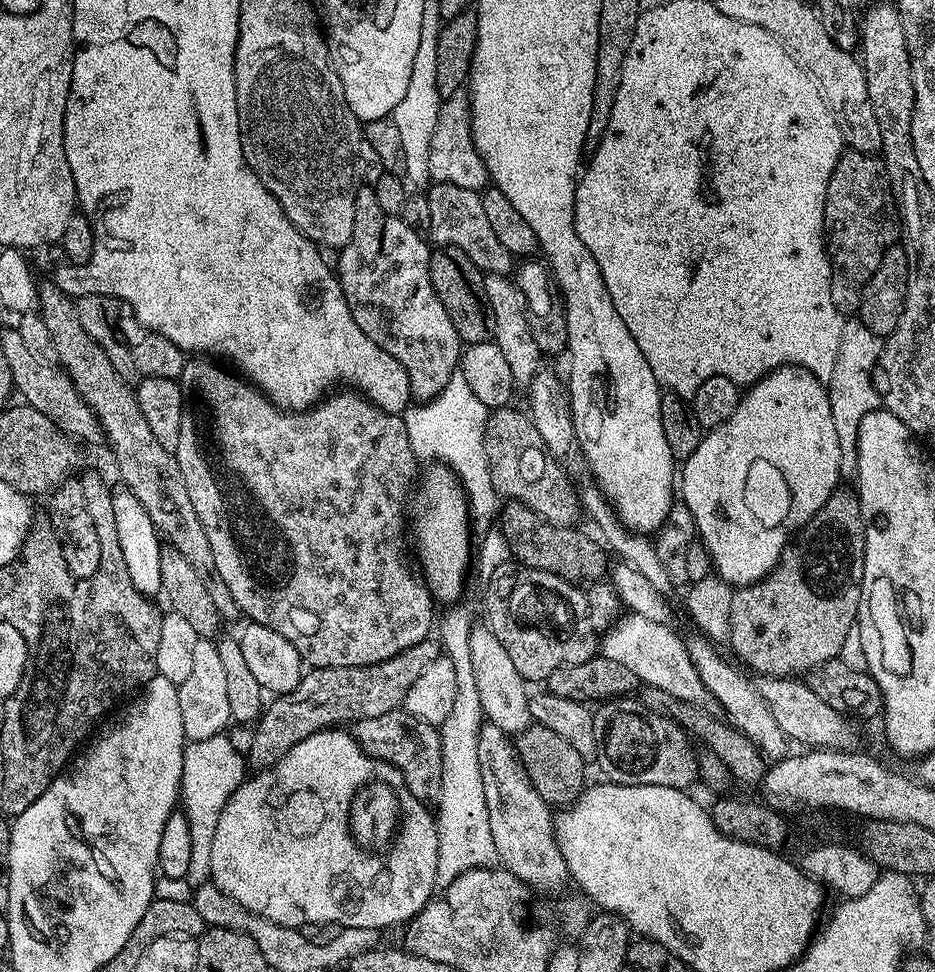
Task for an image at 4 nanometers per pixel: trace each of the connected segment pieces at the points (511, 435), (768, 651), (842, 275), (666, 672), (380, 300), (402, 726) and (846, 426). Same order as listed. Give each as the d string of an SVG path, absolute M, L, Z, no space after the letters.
M507 406L497 408L489 415L484 431L486 458L490 468L490 482L494 482L496 495L508 502L525 504L534 514L549 520L554 526L571 528L582 520L582 507L574 498L574 488L568 485L559 463L550 462L548 451L544 448L542 434L534 426L527 411Z
M844 486L837 487L832 496L822 506L822 510L818 510L818 514L814 514L814 518L810 518L805 522L804 527L796 533L795 537L788 541L784 552L780 555L780 561L773 568L769 576L765 576L763 580L757 584L746 584L737 587L732 594L730 602L730 614L728 615L728 639L727 647L732 647L732 652L737 656L735 659L741 665L745 664L748 668L753 668L760 678L800 678L809 672L814 666L818 666L827 660L837 659L844 651L844 643L846 642L846 634L850 634L850 630L856 627L856 615L860 609L860 599L862 598L862 566L864 565L864 519L862 518L862 510L860 509L860 497L855 491L847 492Z
M851 150L841 152L834 166L834 174L830 174L826 190L824 230L828 261L832 267L830 298L834 298L834 306L840 313L855 313L860 306L862 290L866 282L870 282L870 274L878 270L878 262L882 262L884 251L893 247L898 240L898 200L894 195L893 184L888 181L888 171L884 168L883 159L879 155Z
M621 615L602 637L602 654L610 662L626 666L626 670L639 678L641 685L666 690L666 694L674 694L674 698L687 704L704 706L709 703L708 691L704 689L702 678L698 678L698 670L694 670L694 662L690 662L684 640L668 624L654 622L654 618Z
M361 186L356 191L354 230L343 248L339 249L334 271L340 278L342 294L350 306L350 314L354 314L354 322L358 322L362 334L366 334L370 342L382 346L386 354L394 354L394 358L402 362L406 378L410 378L412 400L416 402L432 400L446 390L446 382L457 375L462 353L458 330L454 330L454 322L450 322L446 306L438 302L438 294L434 294L434 286L430 282L432 254L429 241L421 233L410 230L399 216L386 214L386 210L378 206L375 187Z
M397 710L378 717L359 720L351 725L350 731L366 754L400 771L414 798L427 805L439 801L442 786L442 742L437 725L427 724L425 720L414 714Z
M858 318L844 320L842 342L838 342L838 358L834 362L834 374L826 381L830 398L830 414L834 418L834 430L838 430L838 450L842 450L841 473L852 478L856 474L856 447L858 426L866 414L881 407L880 395L872 384L872 371L880 361L881 337L876 336Z

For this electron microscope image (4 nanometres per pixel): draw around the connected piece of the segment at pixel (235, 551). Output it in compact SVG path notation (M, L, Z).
M192 358L189 359L183 368L183 374L180 375L178 381L182 390L183 406L182 406L182 423L181 433L178 436L178 446L174 453L176 461L179 464L179 470L186 481L186 490L189 491L190 502L193 503L194 512L198 515L198 520L202 523L202 528L209 539L210 550L213 551L215 570L226 588L230 590L234 600L238 602L241 613L251 622L262 626L270 626L270 630L278 630L278 634L282 634L282 638L286 638L291 642L300 655L305 665L312 668L349 668L350 666L374 666L378 662L386 662L390 658L394 658L402 650L410 650L410 646L414 646L418 642L429 639L431 630L434 628L434 620L432 624L432 604L434 605L434 597L432 591L425 584L423 575L419 571L412 572L412 568L408 565L408 560L404 557L404 528L406 532L406 520L404 524L404 507L409 507L410 501L414 496L414 485L418 480L418 472L416 476L416 467L418 461L414 454L413 448L410 446L409 435L406 434L406 426L401 415L393 412L386 412L379 408L376 404L366 396L361 396L354 390L340 390L344 392L334 392L326 396L320 401L315 408L302 412L286 412L276 405L272 404L268 397L258 391L255 385L251 385L243 377L232 373L229 369L222 369L219 363L208 358Z

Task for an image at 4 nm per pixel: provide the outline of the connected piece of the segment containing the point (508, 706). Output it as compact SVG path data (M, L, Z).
M487 626L473 627L470 634L471 661L474 662L475 681L478 682L479 702L487 723L497 724L503 732L519 734L533 724L530 714L529 685L518 674L510 654L506 654L506 646L498 642L498 638Z

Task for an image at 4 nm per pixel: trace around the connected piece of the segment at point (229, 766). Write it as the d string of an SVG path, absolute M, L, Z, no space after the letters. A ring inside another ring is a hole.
M225 733L213 738L189 741L183 752L183 774L180 779L180 804L187 821L190 822L190 868L186 874L187 883L197 888L211 879L210 855L211 843L214 842L218 821L225 804L234 790L246 778L246 760L238 752L233 742Z

